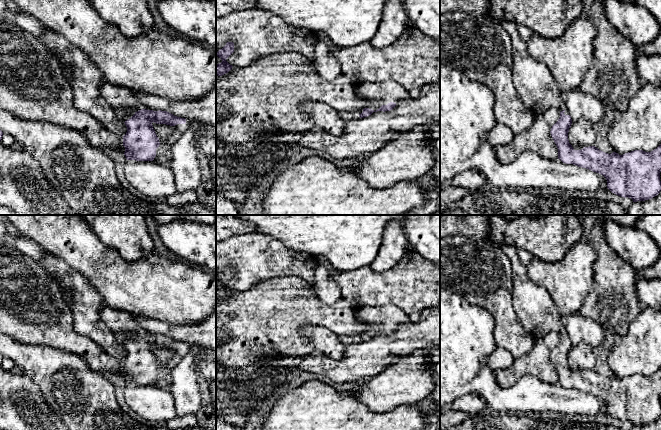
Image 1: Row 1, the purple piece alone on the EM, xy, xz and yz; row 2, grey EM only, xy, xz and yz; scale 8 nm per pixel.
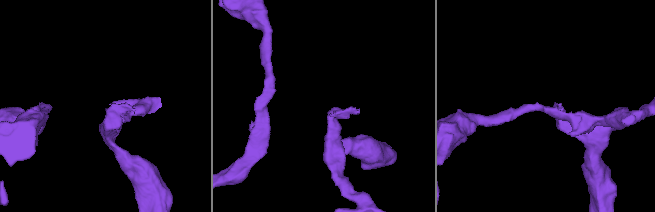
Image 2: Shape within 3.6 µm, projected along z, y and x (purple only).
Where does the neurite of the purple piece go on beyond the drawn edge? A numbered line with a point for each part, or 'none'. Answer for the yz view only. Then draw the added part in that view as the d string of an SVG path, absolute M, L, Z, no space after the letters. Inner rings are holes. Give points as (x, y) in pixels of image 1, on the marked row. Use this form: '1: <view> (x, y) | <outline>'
1: yz (534, 82) | M494 20L510 35L513 52L513 80L523 103L535 114L540 115L555 107L569 115L562 100L562 92L550 69L531 58L526 42L521 38L518 25L512 21Z

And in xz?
1: xz (381, 93) | M394 81L378 83L355 82L355 93L358 97L368 99L371 104L366 107L376 111L382 105L410 98L408 91Z

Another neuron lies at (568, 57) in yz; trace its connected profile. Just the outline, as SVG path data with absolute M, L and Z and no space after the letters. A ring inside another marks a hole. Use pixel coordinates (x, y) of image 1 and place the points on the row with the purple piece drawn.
M589 18L573 21L562 36L545 38L533 33L526 41L532 59L546 65L561 92L580 88L593 60L596 29Z

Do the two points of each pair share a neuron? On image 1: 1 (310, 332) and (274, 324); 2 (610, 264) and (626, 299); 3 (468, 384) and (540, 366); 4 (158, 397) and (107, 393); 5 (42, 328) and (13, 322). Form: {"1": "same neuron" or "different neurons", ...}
{"1": "different neurons", "2": "same neuron", "3": "different neurons", "4": "different neurons", "5": "same neuron"}

